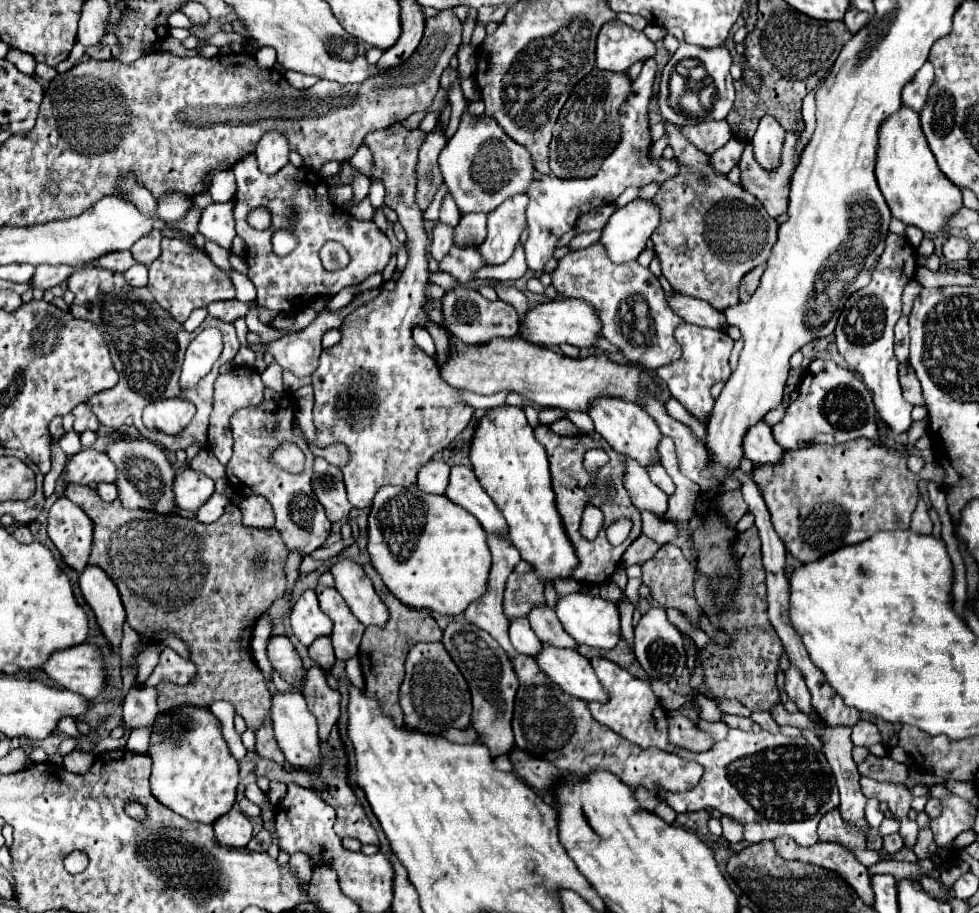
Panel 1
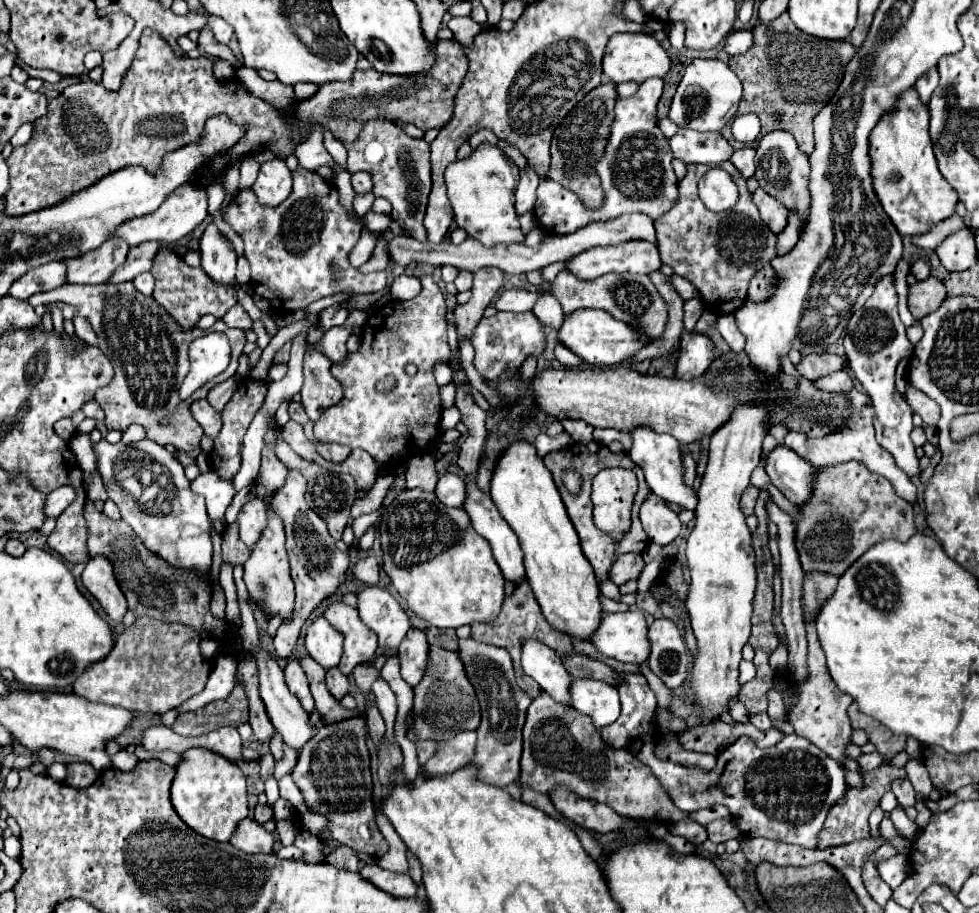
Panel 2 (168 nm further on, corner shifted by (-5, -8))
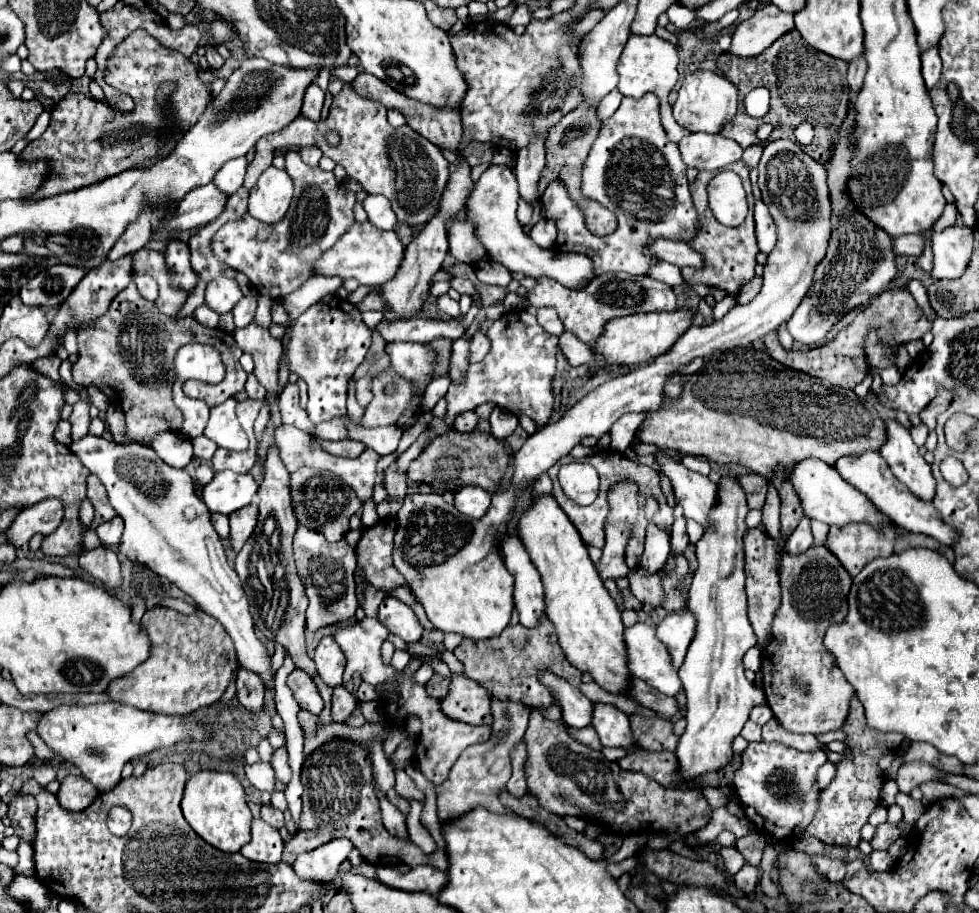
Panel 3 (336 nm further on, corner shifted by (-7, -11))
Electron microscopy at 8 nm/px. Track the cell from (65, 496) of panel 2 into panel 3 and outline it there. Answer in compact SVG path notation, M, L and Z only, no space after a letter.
M46 498L44 502L24 508L14 520L14 526L10 526L10 530L6 532L6 536L14 546L22 546L36 532L44 536L54 532L60 526L62 518L64 518L64 504L58 498Z

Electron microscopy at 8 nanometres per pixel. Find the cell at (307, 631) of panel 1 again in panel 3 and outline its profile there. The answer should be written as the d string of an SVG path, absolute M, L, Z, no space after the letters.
M326 636L320 640L316 652L314 652L314 662L318 668L318 676L330 686L340 686L342 684L342 672L346 658L340 650L340 646L334 642L332 636Z

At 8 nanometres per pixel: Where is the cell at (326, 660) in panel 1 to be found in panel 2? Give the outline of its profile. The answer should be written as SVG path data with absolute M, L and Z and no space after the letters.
M334 667L334 669L328 669L328 671L326 671L326 687L328 687L328 691L334 695L334 699L340 701L340 699L348 693L350 683L348 683L348 679L340 673L340 669Z

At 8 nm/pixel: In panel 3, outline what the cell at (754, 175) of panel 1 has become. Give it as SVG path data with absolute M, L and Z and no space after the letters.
M756 200L754 204L754 220L756 220L756 238L760 252L772 252L776 246L776 224L770 218L770 212L762 200Z

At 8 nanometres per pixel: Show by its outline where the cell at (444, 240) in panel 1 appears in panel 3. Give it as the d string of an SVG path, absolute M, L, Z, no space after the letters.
M454 276L452 280L450 280L450 286L456 290L456 292L460 292L460 294L476 294L476 288L474 288L474 284L470 282L470 280L466 280L466 278L458 278L458 276Z

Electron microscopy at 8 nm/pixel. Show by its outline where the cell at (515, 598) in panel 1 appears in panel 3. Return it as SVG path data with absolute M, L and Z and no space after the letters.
M544 616L538 620L538 626L534 628L516 624L516 626L506 626L498 638L486 638L486 640L466 638L458 648L454 648L454 656L462 662L464 674L468 678L474 678L490 694L522 702L528 708L550 708L554 702L552 694L536 680L538 668L546 666L554 674L566 678L572 686L580 686L580 676L582 676L582 672L574 664L570 664L568 658L564 656L562 648L556 642L554 626Z

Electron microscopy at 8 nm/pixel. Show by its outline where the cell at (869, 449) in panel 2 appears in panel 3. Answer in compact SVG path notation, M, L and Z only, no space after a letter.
M868 450L860 456L850 456L850 458L838 458L834 468L838 470L838 474L842 474L842 478L846 478L848 484L852 484L854 488L858 488L860 492L864 492L872 502L874 506L880 510L880 512L886 512L888 518L910 530L910 532L922 532L926 536L932 536L936 538L940 544L946 544L950 546L950 542L954 542L954 530L950 530L950 526L946 526L942 522L942 518L938 518L938 512L934 510L932 502L924 502L920 498L916 498L894 474L892 470L886 466L886 460L874 452L874 450Z

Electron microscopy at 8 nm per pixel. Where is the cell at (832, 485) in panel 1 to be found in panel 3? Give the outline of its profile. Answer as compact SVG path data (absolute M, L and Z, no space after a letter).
M846 524L842 528L832 526L826 538L826 548L842 562L850 576L856 576L868 562L878 556L890 556L894 552L896 528L894 526L870 526L870 524Z

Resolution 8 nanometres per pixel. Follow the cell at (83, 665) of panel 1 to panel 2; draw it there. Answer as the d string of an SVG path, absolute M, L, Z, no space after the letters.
M140 617L134 621L134 625L126 627L118 635L112 653L104 661L94 663L90 669L86 669L84 675L80 675L80 679L76 679L76 683L72 685L74 693L86 697L92 703L116 705L128 711L142 711L142 713L172 711L184 701L188 701L190 697L194 697L196 693L200 693L206 687L208 677L214 669L214 663L202 655L200 641L202 641L200 633L188 625L164 623L164 621L156 621L150 617Z

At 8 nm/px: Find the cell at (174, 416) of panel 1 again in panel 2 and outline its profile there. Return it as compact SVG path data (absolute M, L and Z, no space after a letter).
M206 399L194 401L190 411L192 411L192 415L196 417L197 422L203 428L204 435L207 435L210 439L216 439L218 433L220 433L220 427L222 427L220 411L216 411Z

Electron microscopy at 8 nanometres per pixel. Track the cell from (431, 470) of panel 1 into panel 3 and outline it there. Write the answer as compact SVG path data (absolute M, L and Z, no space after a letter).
M464 486L454 494L454 508L470 518L482 518L490 506L490 492L478 486Z

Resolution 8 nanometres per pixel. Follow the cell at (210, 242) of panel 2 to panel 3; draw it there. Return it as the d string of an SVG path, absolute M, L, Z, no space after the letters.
M220 276L206 286L206 304L218 314L230 312L240 298L242 290L234 278Z

